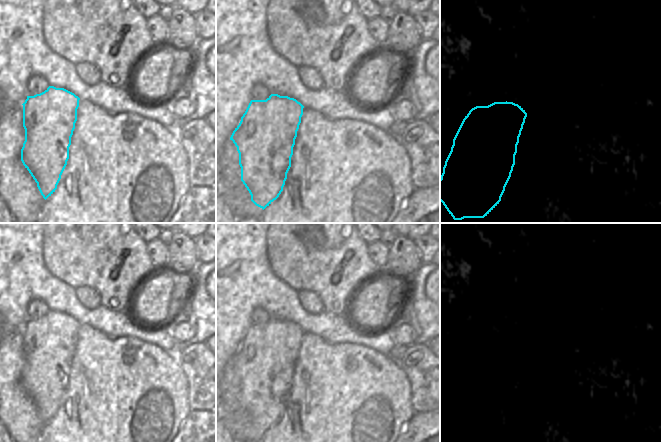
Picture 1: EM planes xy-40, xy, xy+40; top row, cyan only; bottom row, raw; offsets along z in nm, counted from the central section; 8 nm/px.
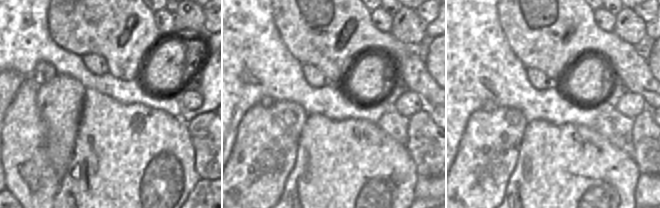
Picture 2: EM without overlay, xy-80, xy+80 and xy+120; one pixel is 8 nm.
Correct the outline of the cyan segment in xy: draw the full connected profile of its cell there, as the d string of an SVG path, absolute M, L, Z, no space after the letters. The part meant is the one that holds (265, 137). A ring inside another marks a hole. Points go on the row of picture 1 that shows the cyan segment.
M271 94L266 100L251 100L239 125L233 131L233 141L239 153L241 181L251 195L251 201L263 210L276 200L285 185L287 173L291 167L293 147L301 123L304 106L294 98Z

